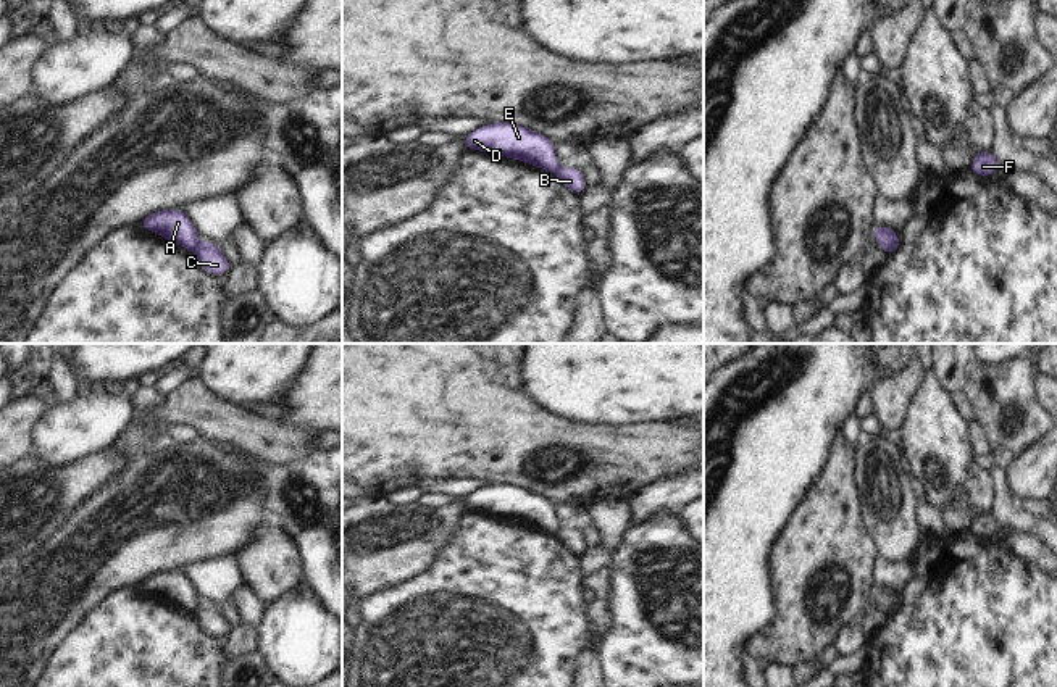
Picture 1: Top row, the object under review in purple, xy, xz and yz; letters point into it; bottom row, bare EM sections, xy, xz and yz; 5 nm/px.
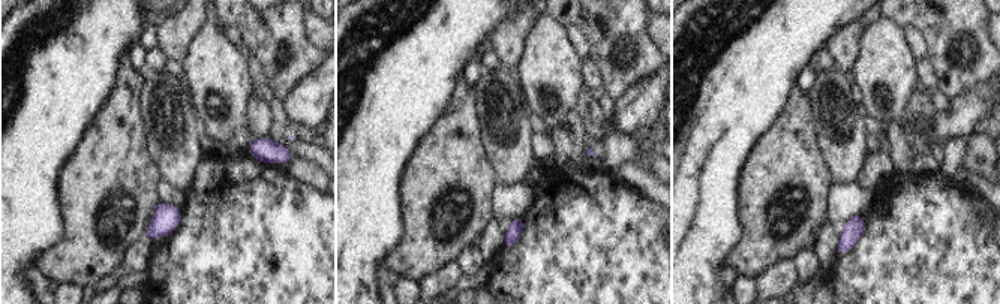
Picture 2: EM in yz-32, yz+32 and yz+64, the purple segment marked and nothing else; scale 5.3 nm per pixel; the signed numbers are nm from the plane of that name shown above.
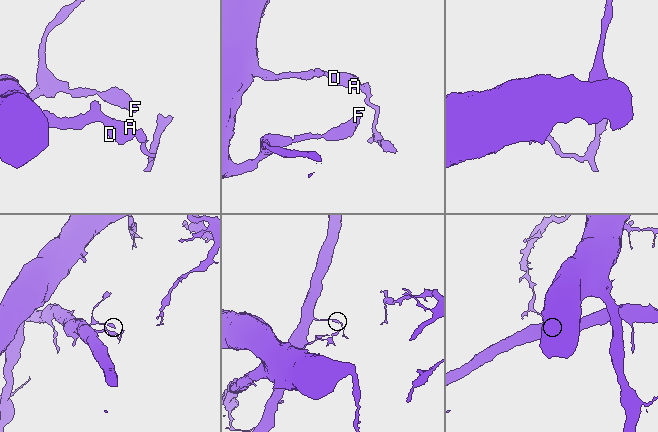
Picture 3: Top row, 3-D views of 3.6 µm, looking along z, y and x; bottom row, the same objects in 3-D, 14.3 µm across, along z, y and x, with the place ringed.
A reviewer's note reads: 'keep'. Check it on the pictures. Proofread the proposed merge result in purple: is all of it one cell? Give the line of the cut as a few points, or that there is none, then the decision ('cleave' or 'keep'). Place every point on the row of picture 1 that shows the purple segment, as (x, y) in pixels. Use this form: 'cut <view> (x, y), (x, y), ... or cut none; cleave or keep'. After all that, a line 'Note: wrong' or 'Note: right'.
cut yz (898, 234), (886, 250); cleave
Note: wrong

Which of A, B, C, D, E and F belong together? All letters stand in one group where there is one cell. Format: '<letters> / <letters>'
A D E F / B C

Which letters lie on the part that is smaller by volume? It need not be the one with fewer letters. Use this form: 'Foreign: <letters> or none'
Foreign: B, C

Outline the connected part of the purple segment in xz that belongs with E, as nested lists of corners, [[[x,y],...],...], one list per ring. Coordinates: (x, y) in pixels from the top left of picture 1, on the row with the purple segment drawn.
[[[489,123],[465,135],[465,150],[489,152],[555,173],[555,144],[539,132],[515,123]]]

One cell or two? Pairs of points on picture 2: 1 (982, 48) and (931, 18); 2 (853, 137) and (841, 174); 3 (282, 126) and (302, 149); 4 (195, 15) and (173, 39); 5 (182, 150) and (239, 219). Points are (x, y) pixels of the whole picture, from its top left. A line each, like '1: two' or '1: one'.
1: one
2: one
3: one
4: one
5: two

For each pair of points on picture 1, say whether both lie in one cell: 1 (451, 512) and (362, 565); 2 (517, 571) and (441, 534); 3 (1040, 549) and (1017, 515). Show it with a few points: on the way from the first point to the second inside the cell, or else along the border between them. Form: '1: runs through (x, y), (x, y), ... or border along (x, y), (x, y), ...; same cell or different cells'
1: runs through (433, 529), (420, 541), (384, 550); same cell
2: border along (465, 512), (425, 568); different cells
3: border along (1040, 537), (1014, 531), (1006, 541); different cells

